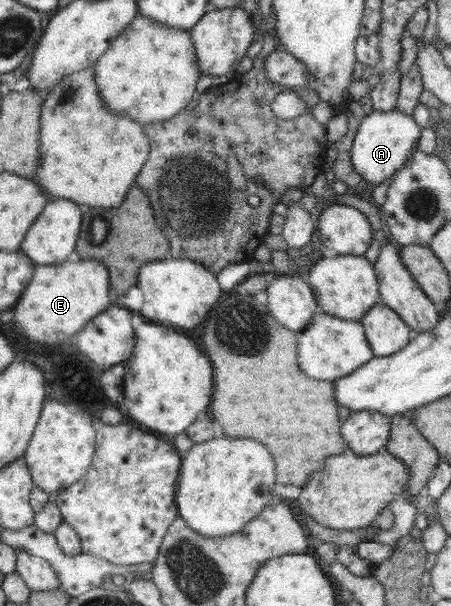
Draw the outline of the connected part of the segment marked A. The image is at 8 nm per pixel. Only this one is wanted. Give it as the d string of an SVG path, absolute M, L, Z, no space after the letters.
M396 109L391 112L374 110L359 124L350 150L352 167L363 180L378 185L403 168L411 153L418 148L421 130L422 127L413 120L411 114L405 114Z

